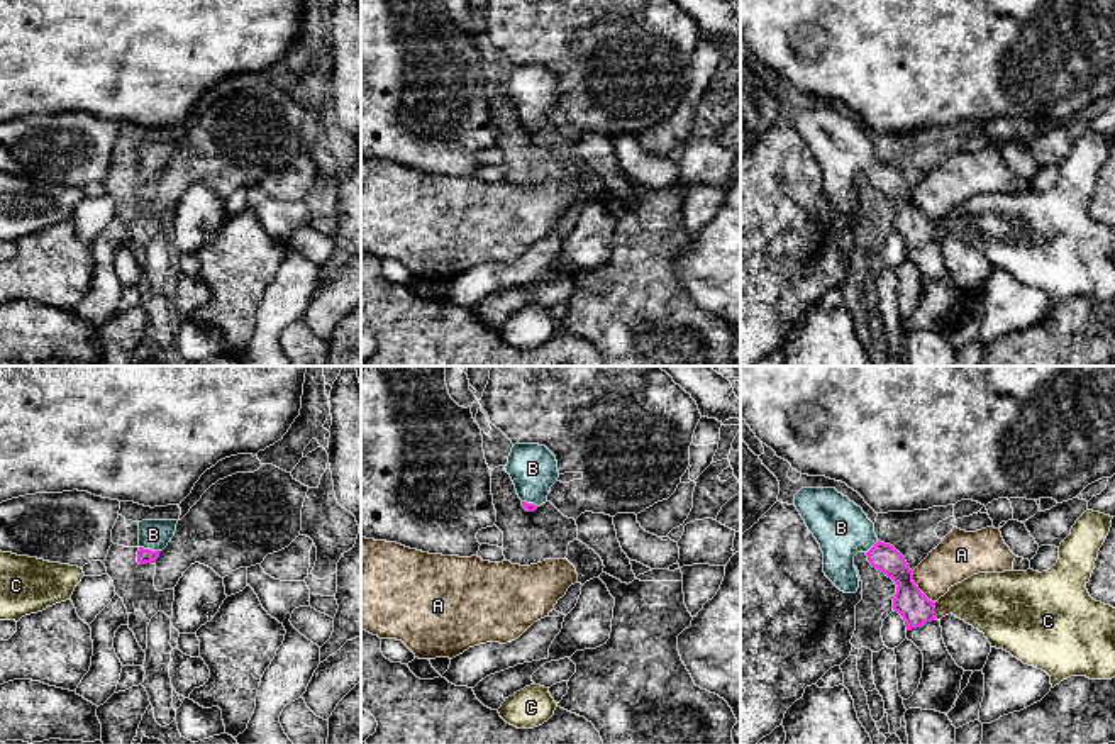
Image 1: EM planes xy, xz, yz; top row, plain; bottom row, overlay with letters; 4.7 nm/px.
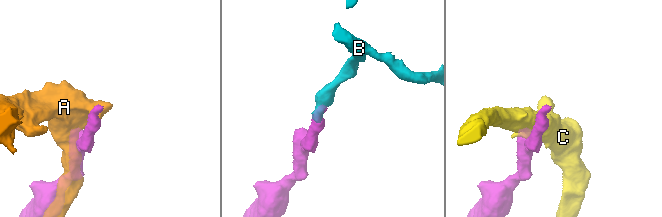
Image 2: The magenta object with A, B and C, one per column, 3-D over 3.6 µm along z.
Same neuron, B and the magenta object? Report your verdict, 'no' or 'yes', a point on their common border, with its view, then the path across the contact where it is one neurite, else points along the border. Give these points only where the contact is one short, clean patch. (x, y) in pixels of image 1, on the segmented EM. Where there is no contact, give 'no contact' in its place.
yes; contact xy (149, 549); way xy (144, 556), (149, 549), (153, 534)

